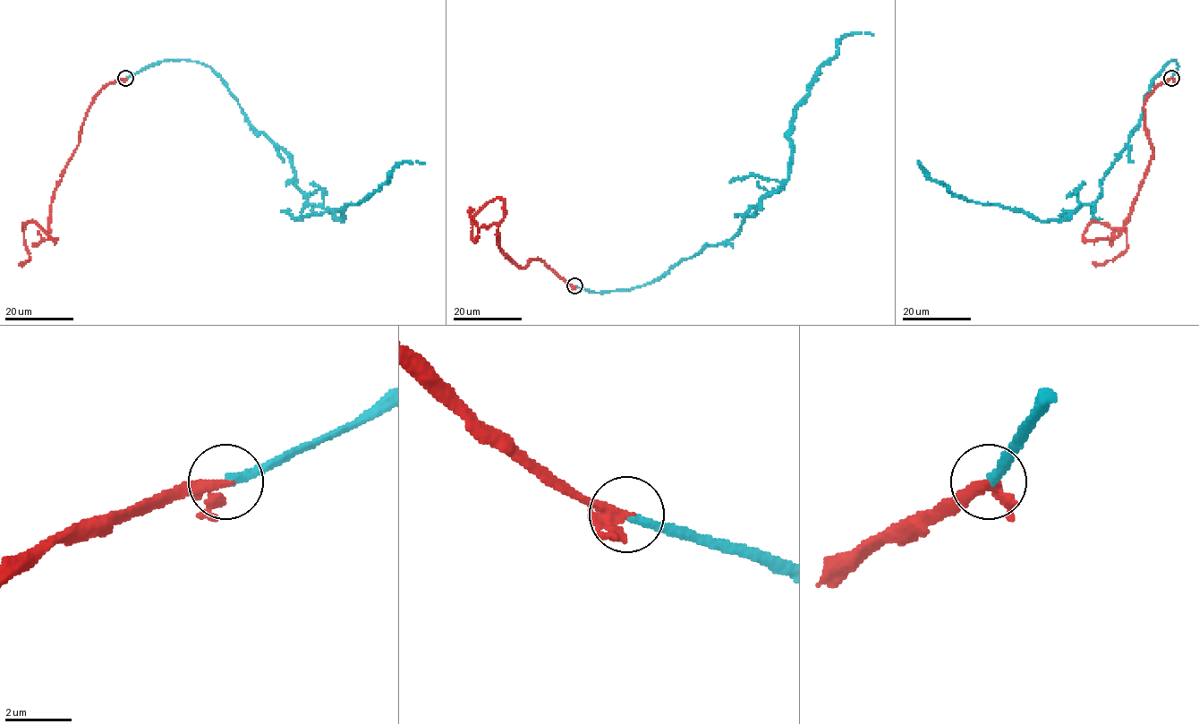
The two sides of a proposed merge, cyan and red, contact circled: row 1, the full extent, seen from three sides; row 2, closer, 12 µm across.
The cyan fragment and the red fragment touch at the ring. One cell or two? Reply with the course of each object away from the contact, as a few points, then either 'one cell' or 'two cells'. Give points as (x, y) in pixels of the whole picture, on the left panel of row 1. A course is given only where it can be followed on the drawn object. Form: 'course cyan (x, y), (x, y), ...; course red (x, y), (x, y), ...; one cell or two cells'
course cyan (126, 78), (167, 60), (208, 65), (246, 120), (285, 152), (310, 204), (338, 220), (395, 167), (425, 164); course red (126, 78), (107, 84), (91, 102), (54, 192), (49, 228), (55, 240), (28, 222), (29, 259), (21, 264); one cell

